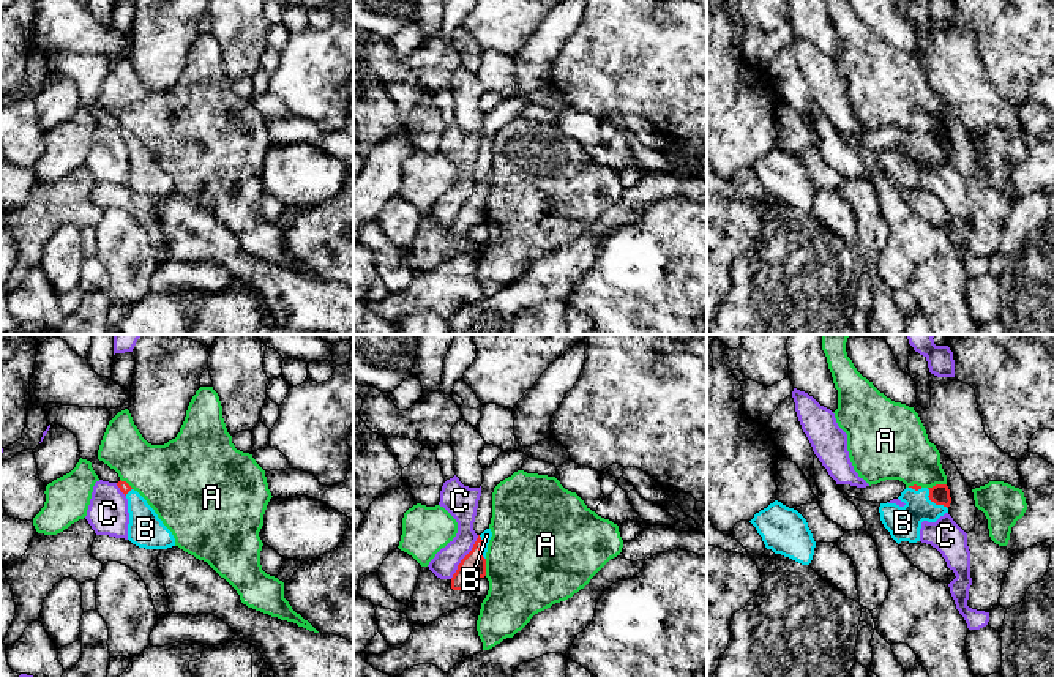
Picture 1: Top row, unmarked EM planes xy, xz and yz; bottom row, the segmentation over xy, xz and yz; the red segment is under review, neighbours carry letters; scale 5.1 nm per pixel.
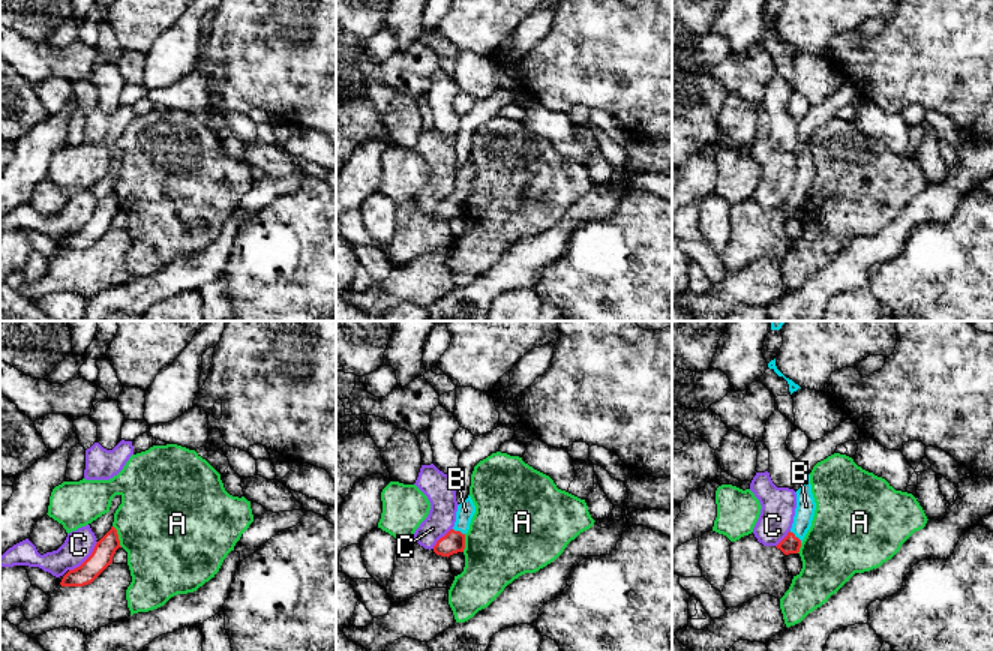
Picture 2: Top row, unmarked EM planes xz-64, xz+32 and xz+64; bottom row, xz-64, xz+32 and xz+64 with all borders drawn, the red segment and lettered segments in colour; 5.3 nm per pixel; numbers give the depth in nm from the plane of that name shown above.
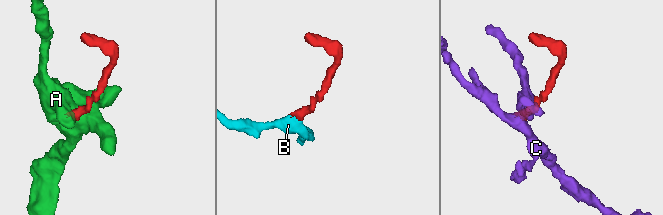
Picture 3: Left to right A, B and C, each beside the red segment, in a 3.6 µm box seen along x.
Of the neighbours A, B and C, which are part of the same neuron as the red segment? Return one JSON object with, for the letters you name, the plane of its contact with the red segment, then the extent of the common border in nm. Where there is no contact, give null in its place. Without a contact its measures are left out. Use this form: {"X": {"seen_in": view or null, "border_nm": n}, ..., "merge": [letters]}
{"B": {"seen_in": "yz", "border_nm": 160}, "merge": ["B"]}

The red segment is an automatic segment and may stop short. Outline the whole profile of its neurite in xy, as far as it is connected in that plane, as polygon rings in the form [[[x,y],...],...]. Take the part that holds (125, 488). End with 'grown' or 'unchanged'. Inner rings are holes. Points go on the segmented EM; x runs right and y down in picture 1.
[[[120,480],[117,486],[128,499],[128,540],[145,549],[167,549],[175,546],[172,532],[163,524],[147,500],[126,481]]]; grown

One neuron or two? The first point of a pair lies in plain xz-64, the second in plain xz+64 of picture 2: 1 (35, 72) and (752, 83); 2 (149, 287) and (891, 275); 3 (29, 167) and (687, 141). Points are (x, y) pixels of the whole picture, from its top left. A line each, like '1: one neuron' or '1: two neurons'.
1: one neuron
2: two neurons
3: two neurons

